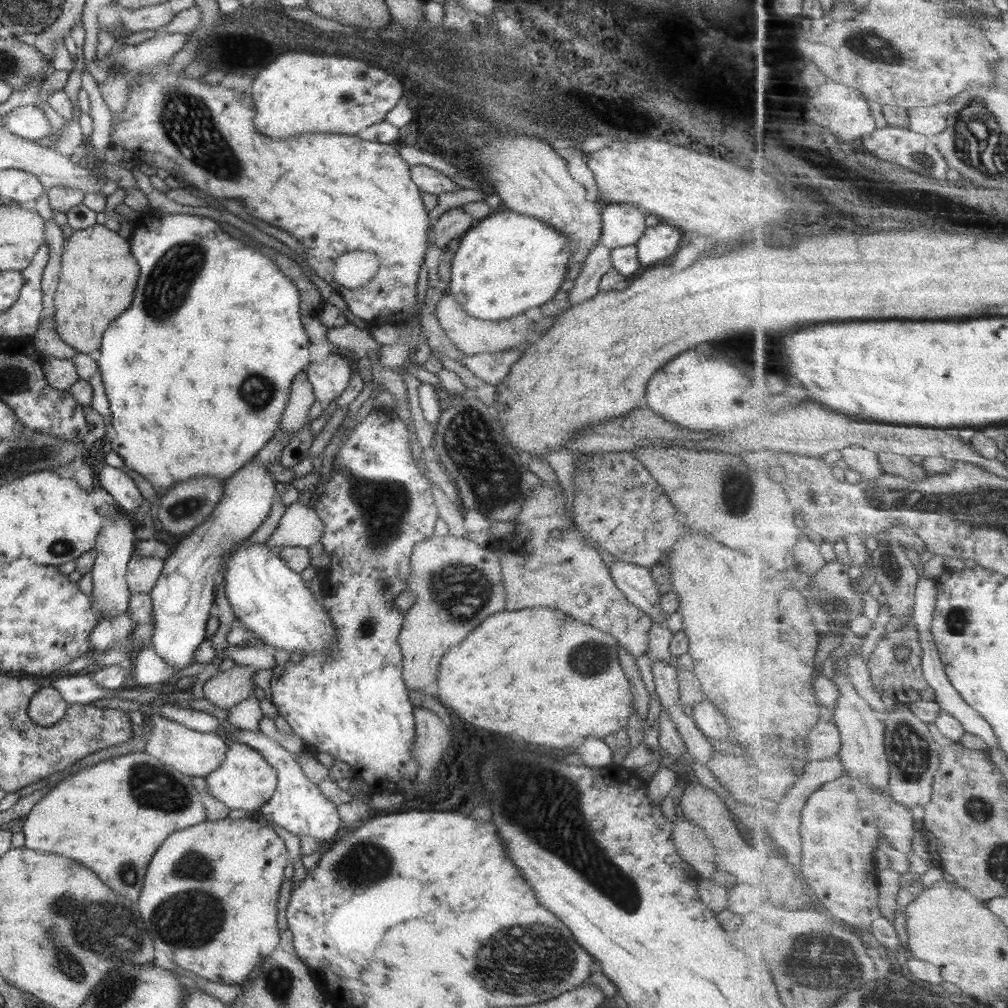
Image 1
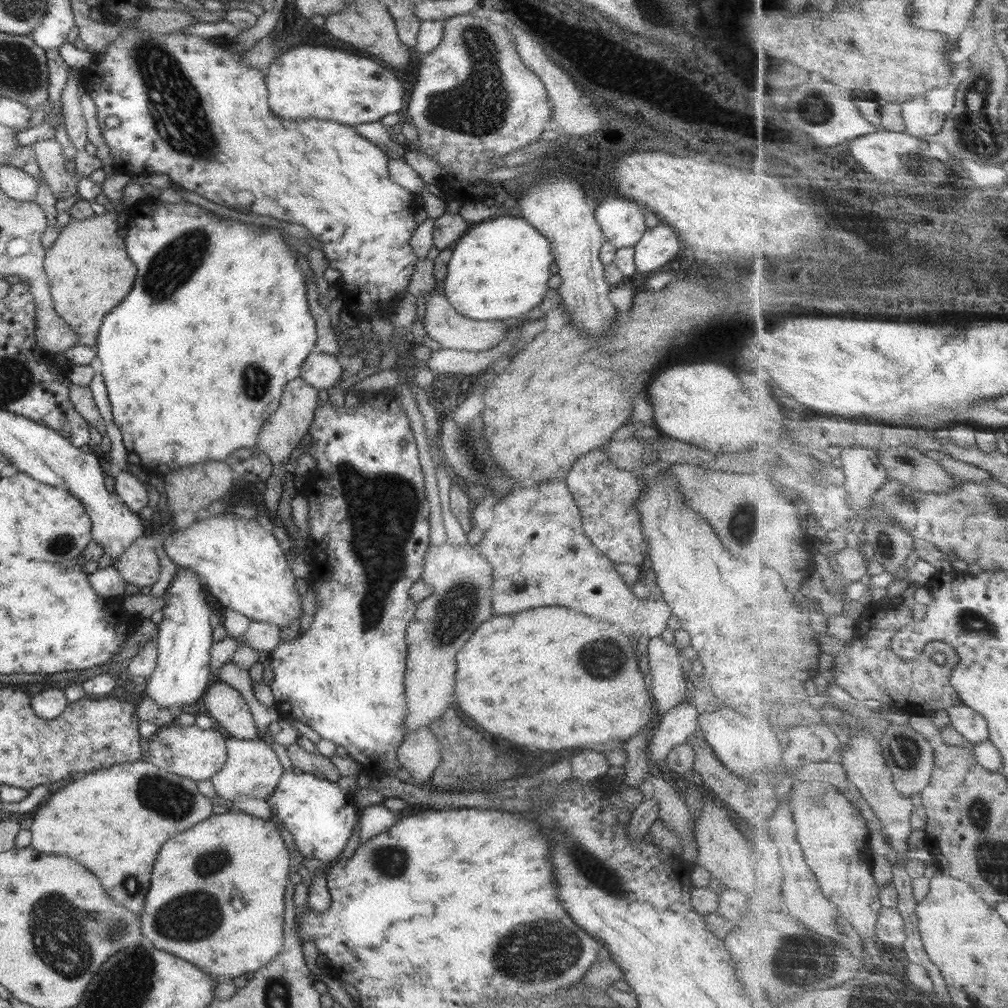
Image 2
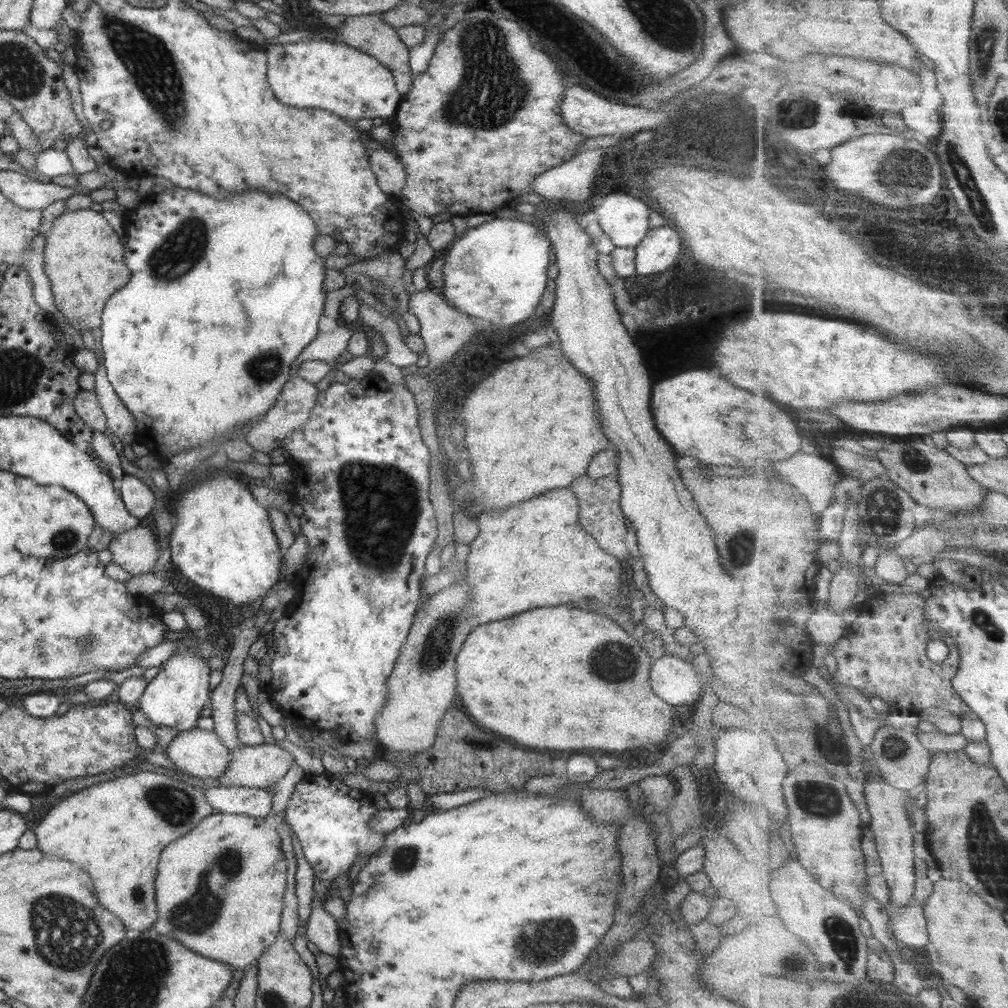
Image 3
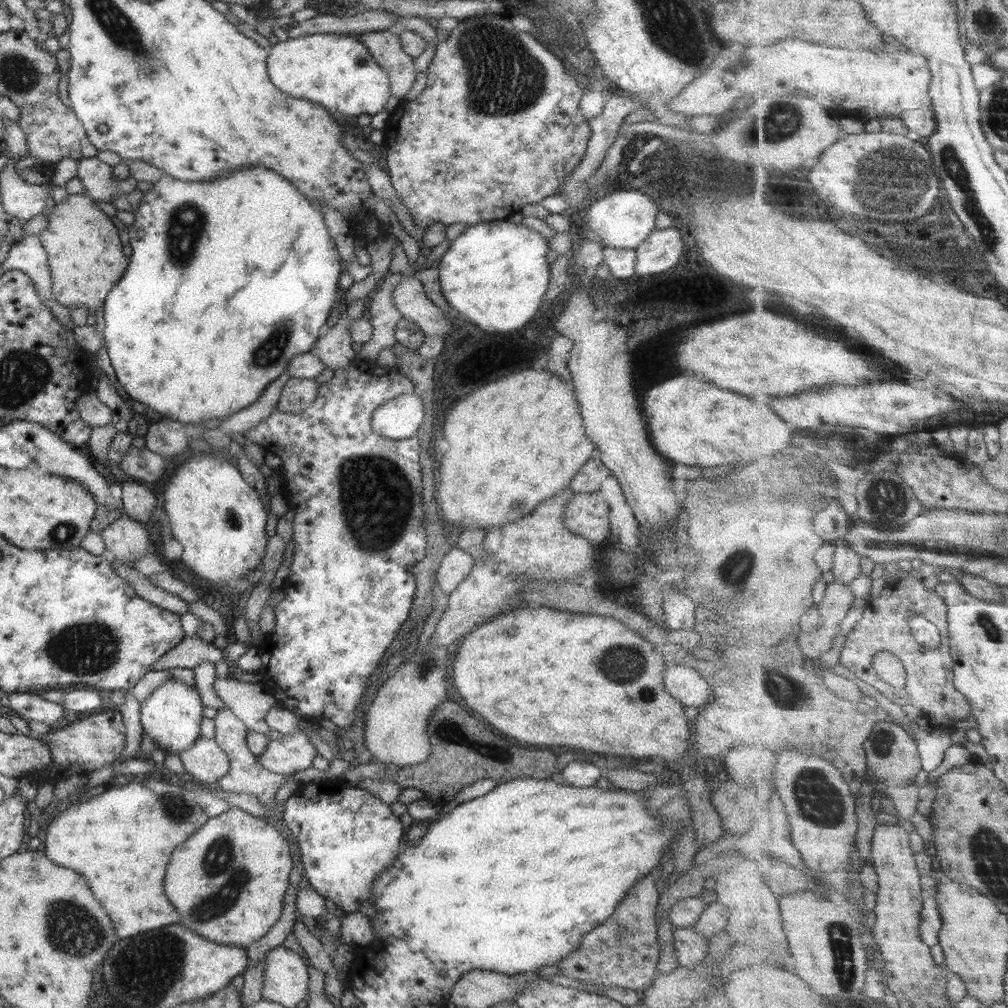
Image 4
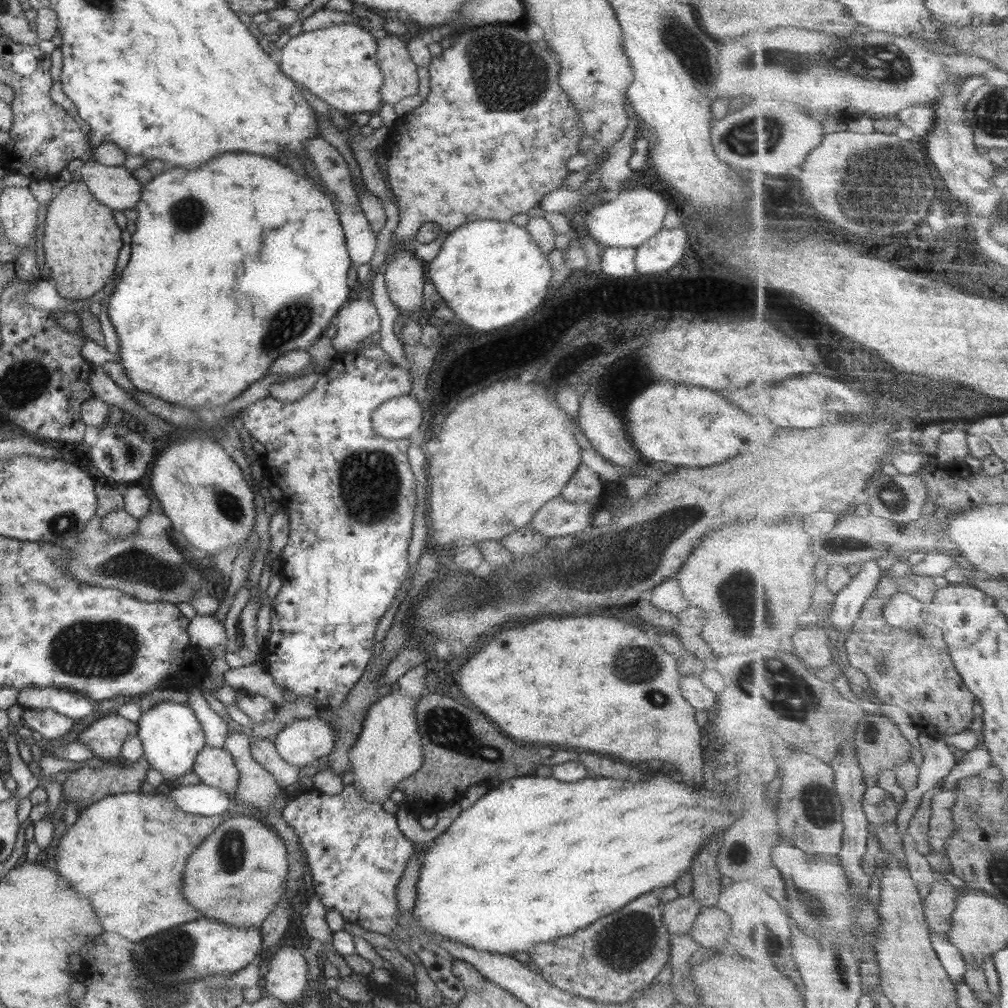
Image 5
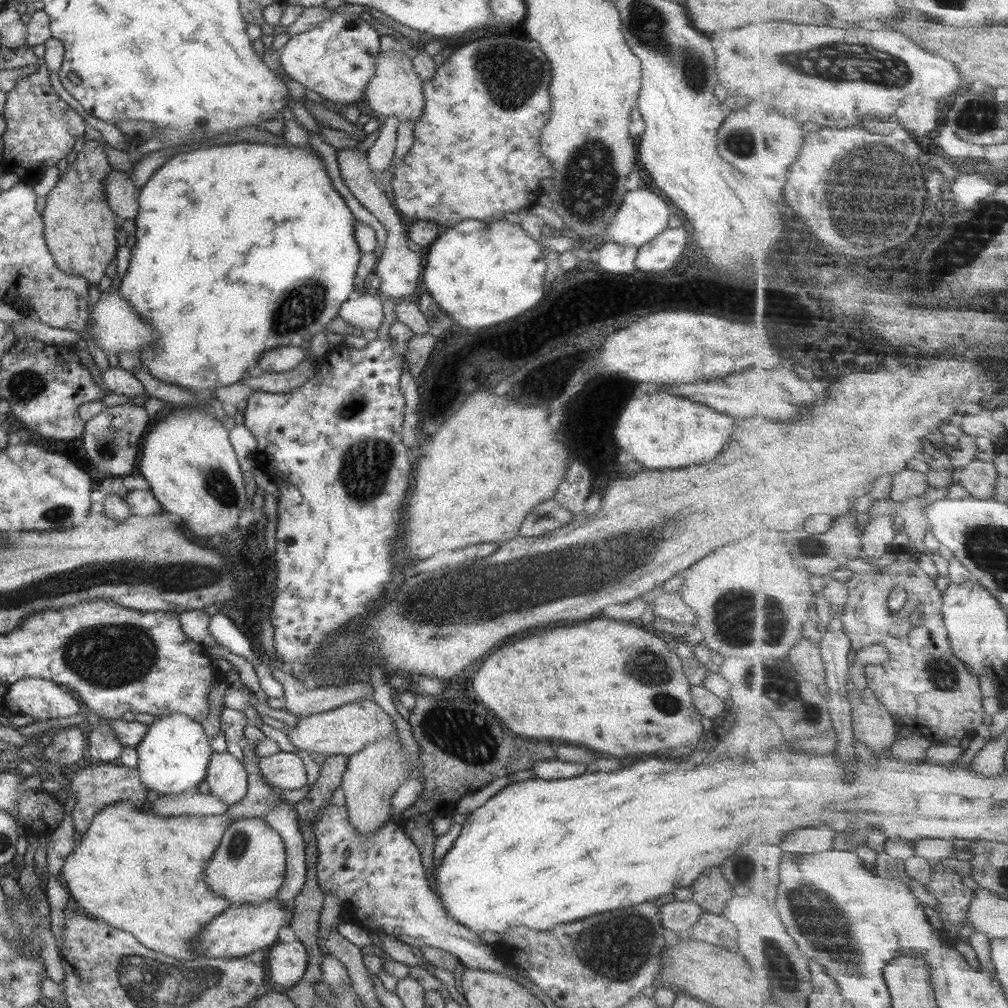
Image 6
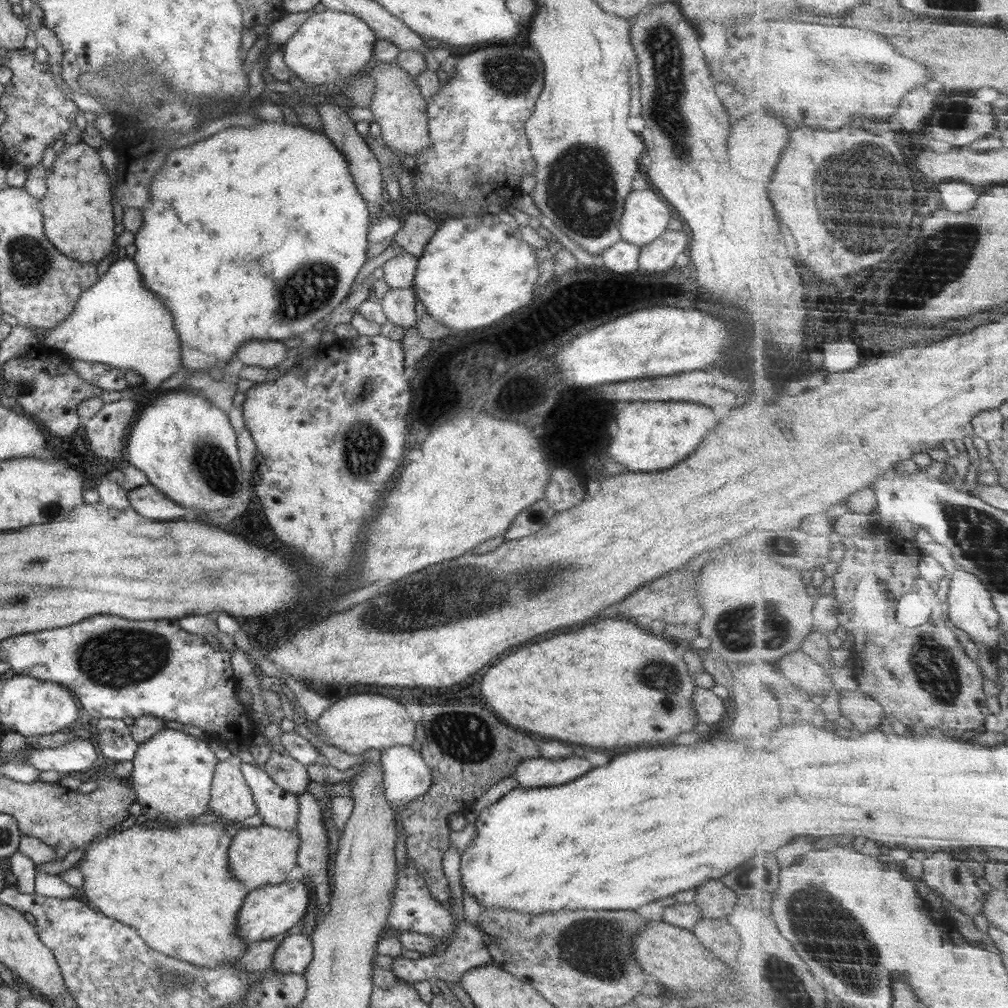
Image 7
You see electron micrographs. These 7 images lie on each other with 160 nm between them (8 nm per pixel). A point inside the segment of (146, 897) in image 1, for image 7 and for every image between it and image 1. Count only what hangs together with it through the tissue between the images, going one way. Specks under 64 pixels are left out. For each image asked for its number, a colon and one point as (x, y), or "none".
2: (215, 899)
3: (219, 890)
4: (227, 881)
5: (236, 875)
6: (247, 866)
7: (259, 856)

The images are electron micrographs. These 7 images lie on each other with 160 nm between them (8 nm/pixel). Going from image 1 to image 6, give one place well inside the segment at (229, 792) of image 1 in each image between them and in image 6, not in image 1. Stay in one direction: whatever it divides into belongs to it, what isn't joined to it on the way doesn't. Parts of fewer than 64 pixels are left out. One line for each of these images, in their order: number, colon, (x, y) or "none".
2: (251, 770)
3: (258, 766)
4: (291, 753)
5: (300, 743)
6: (344, 730)

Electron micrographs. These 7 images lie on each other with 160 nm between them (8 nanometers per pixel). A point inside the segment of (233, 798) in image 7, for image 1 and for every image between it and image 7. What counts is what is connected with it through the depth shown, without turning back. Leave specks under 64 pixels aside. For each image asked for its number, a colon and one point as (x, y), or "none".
1: (193, 753)
2: (196, 754)
3: (199, 753)
4: (203, 761)
5: (215, 768)
6: (225, 775)

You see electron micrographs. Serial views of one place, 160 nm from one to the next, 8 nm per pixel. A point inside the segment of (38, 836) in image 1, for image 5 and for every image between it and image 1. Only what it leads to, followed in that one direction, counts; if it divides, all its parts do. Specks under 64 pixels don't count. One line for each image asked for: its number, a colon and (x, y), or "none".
2: (112, 821)
3: (114, 830)
4: (119, 840)
5: (126, 852)

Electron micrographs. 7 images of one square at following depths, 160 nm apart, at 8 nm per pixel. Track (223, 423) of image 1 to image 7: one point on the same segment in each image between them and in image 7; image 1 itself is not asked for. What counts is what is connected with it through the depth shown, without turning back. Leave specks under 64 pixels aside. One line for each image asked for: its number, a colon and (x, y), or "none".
2: (194, 360)
3: (182, 349)
4: (201, 322)
5: (233, 264)
6: (213, 225)
7: (214, 207)

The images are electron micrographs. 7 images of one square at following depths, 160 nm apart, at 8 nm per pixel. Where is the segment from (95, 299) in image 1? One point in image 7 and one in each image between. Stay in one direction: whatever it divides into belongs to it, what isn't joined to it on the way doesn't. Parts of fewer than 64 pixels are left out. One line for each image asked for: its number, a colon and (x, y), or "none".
2: (88, 272)
3: (83, 261)
4: (84, 255)
5: (80, 244)
6: (79, 231)
7: (76, 209)

